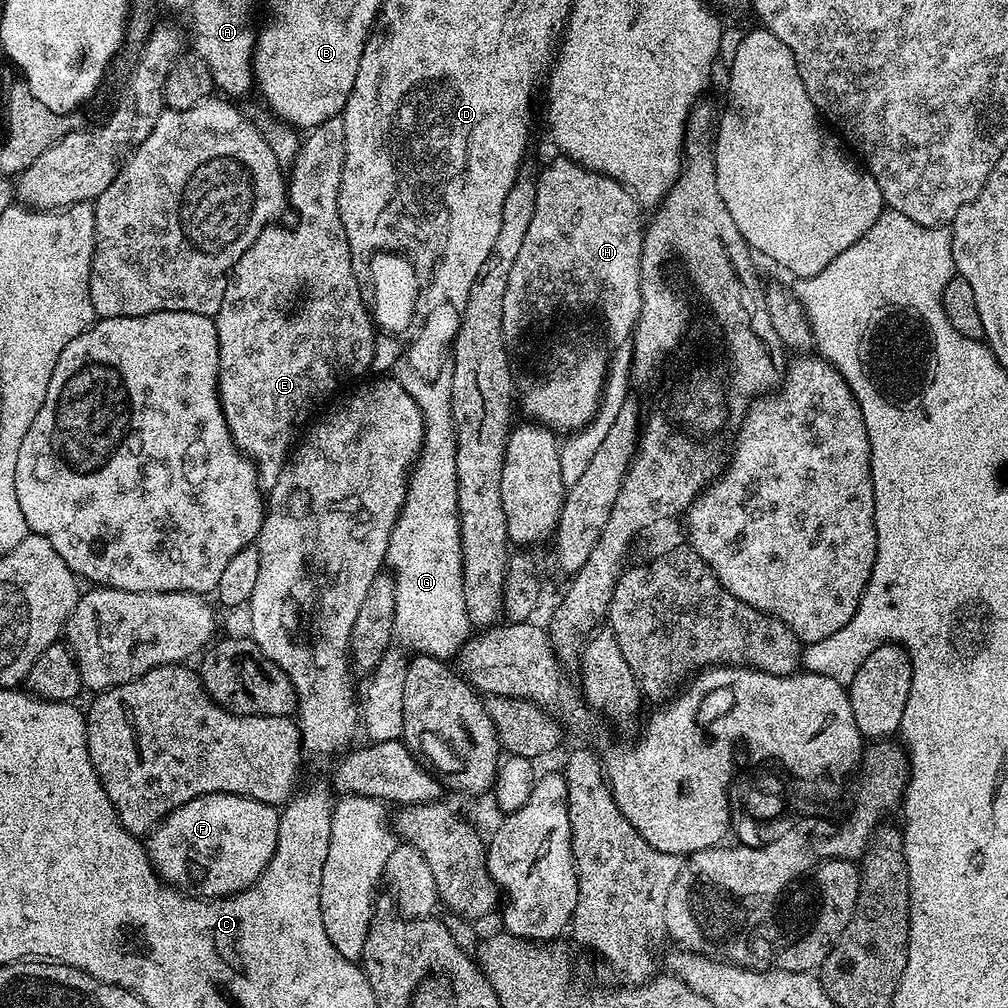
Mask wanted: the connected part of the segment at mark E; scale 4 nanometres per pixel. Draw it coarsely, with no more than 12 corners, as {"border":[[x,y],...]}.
{"border":[[343,115],[303,137],[214,317],[220,405],[271,490],[378,332],[338,214]]}

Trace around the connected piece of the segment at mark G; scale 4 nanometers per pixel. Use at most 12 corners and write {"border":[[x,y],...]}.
{"border":[[456,435],[421,449],[386,564],[395,643],[459,653],[464,593]]}

